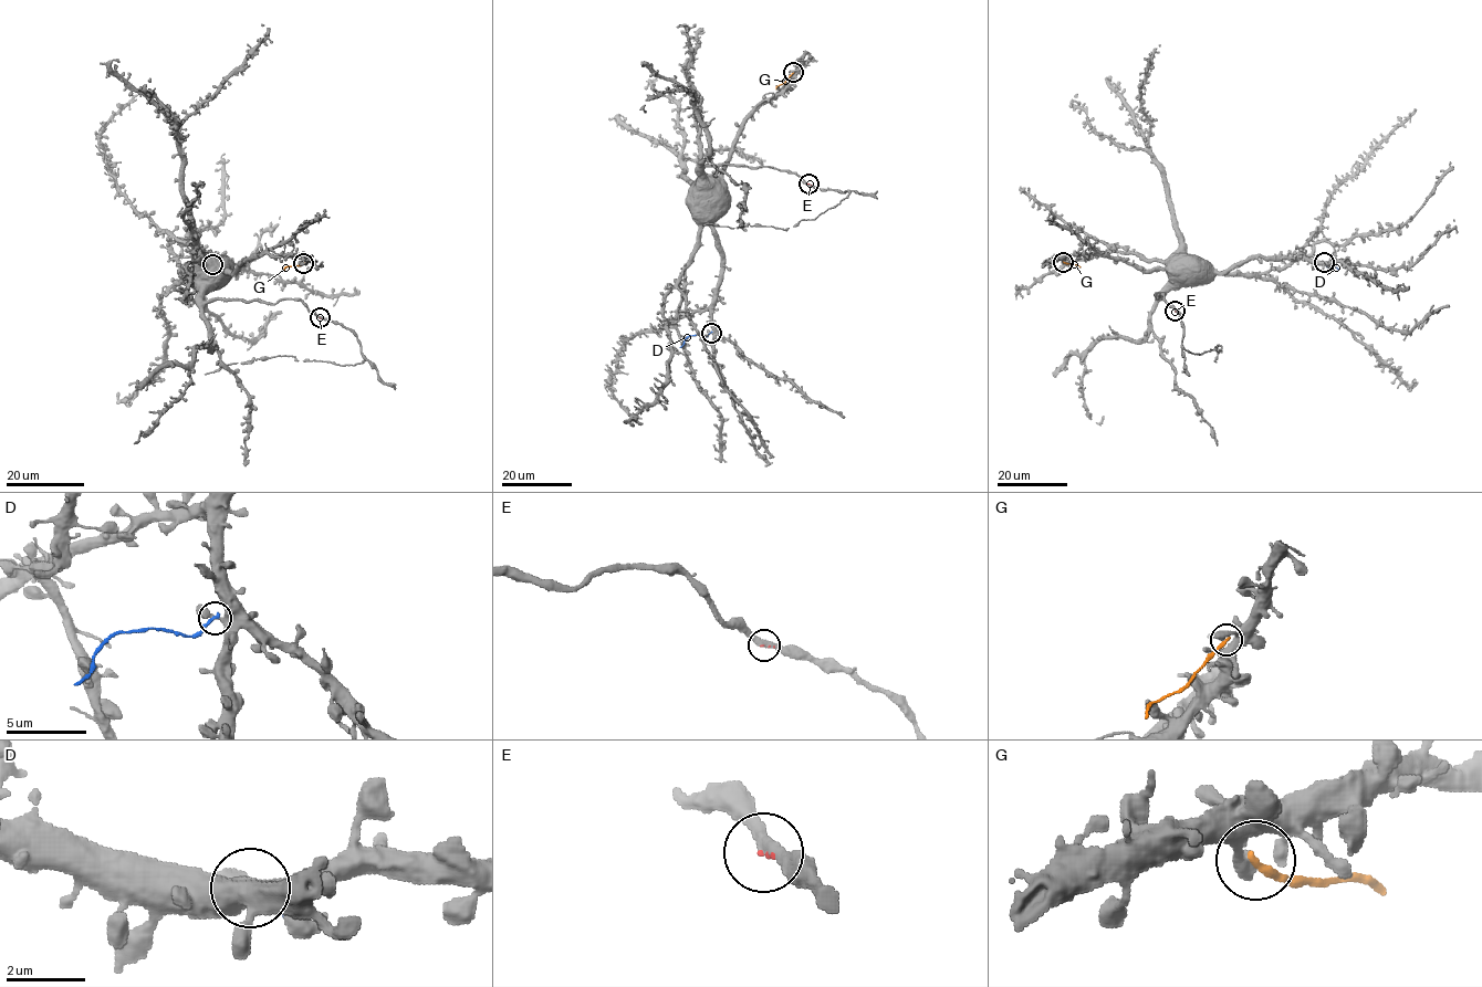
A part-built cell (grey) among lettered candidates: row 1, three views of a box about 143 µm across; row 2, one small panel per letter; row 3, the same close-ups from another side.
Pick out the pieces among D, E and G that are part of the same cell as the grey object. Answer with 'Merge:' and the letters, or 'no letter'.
Merge: E

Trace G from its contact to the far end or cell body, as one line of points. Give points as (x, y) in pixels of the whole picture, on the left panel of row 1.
G: (303, 263), (283, 270)

